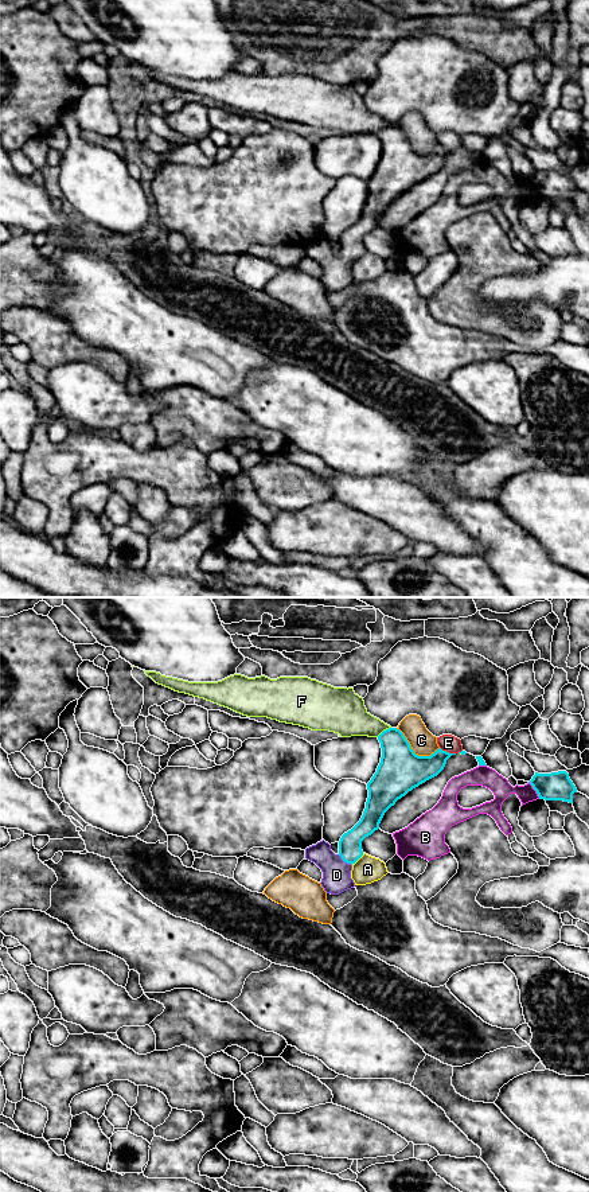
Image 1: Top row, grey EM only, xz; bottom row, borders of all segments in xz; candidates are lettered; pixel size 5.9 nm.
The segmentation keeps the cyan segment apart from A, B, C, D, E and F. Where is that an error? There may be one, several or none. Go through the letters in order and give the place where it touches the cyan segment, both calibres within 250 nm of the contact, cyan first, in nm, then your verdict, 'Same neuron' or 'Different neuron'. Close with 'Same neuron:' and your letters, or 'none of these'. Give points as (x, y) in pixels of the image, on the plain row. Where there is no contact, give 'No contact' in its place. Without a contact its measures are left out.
A: Touches cyan at xz (357, 257). Thickness 140 nm (cyan) against 160 nm. Different neuron
B: Touches cyan at xz (534, 186). Thickness 180 nm (cyan) against 120 nm. Different neuron
C: Touches cyan at xz (413, 150). Thickness 260 nm (cyan) against 150 nm. Different neuron
D: Touches cyan at xz (344, 258). Thickness 140 nm (cyan) against 180 nm. Same neuron
E: Touches cyan at xz (448, 150). Thickness 200 nm (cyan) against 100 nm. Different neuron
F: Touches cyan at xz (383, 128). Thickness 260 nm (cyan) against 240 nm. Different neuron
Same neuron: D

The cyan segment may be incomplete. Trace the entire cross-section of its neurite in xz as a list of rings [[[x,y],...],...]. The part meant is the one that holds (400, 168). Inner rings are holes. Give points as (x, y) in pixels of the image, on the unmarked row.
[[[397,125],[383,128],[378,137],[382,155],[377,170],[367,180],[368,195],[360,218],[342,233],[338,252],[324,237],[305,246],[305,256],[321,266],[320,281],[331,292],[355,284],[351,268],[363,253],[362,238],[379,226],[385,210],[409,188],[437,174],[446,157],[456,152],[438,145],[430,153],[418,153]]]

